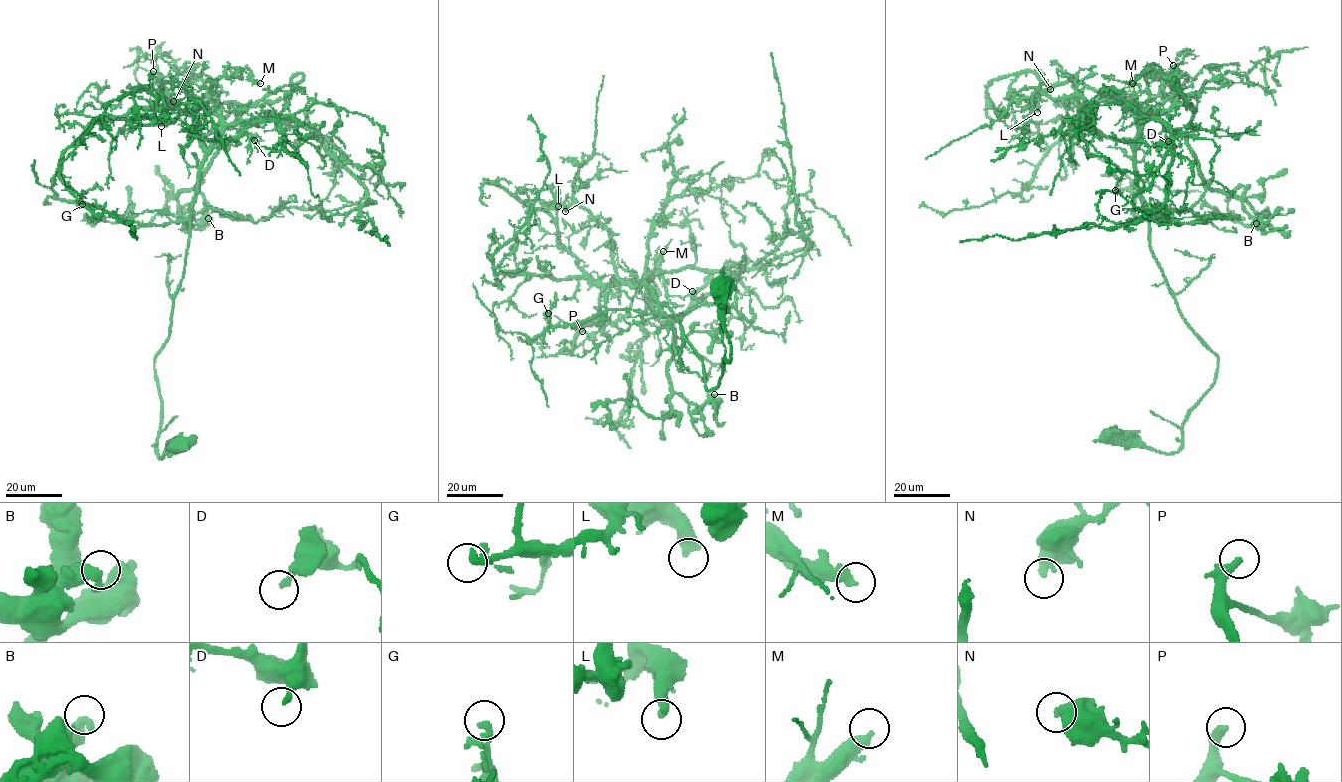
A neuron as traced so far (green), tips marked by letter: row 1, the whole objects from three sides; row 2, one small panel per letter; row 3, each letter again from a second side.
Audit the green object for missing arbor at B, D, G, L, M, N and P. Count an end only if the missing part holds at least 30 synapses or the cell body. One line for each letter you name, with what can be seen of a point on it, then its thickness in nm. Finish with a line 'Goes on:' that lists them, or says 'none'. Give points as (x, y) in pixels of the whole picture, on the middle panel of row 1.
P: at (582, 331); 340 nm thick
Goes on: P

